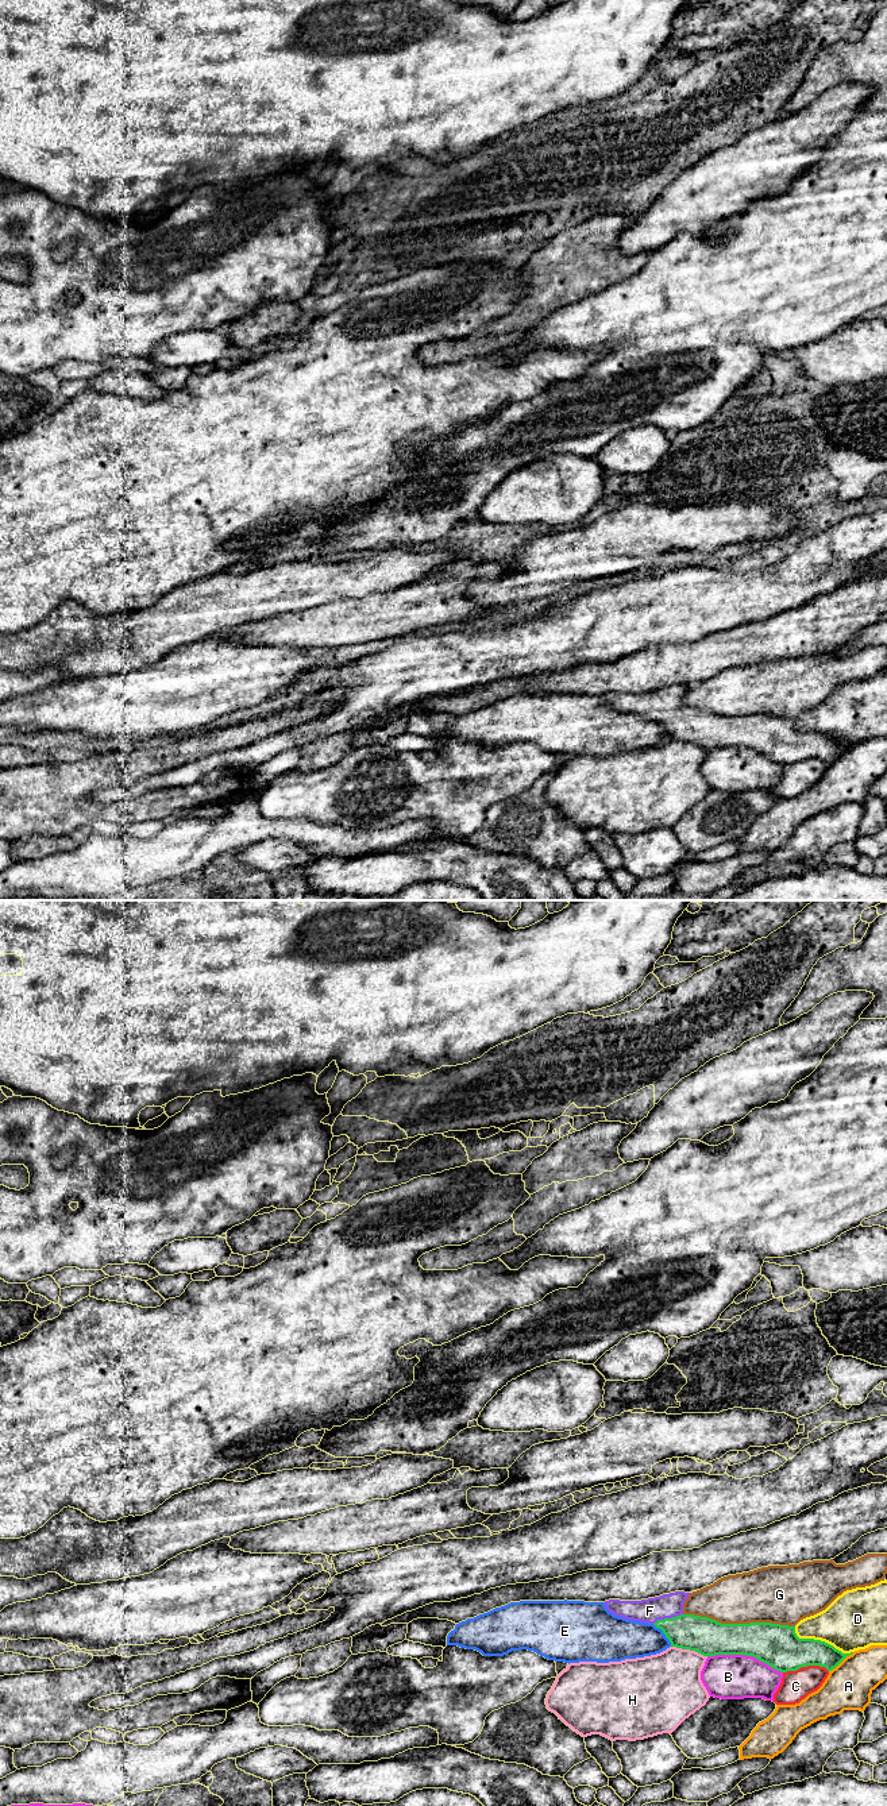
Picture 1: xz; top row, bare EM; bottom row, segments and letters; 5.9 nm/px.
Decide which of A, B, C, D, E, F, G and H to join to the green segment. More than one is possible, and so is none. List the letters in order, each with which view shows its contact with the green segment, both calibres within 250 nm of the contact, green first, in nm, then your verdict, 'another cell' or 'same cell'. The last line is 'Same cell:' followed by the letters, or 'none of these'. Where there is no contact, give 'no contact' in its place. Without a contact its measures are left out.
A: xz | 180/280 nm | another cell
B: xz | 260/280 nm | another cell
C: xz | 260/180 nm | another cell
D: xz | 260/360 nm | another cell
E: xz | 220/240 nm | another cell
F: xz | 220/150 nm | same cell
G: xz | 260/340 nm | another cell
H: xz | 220/400 nm | another cell
Same cell: F

